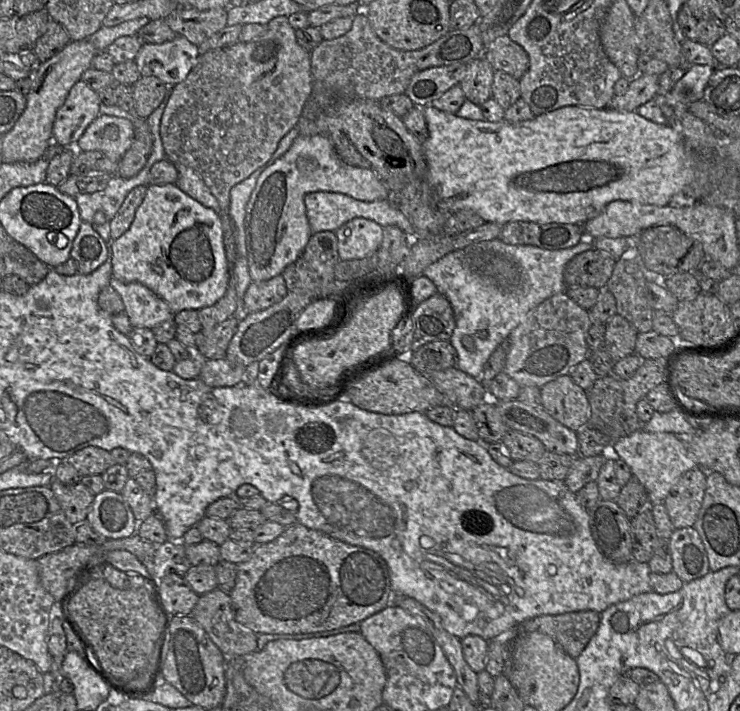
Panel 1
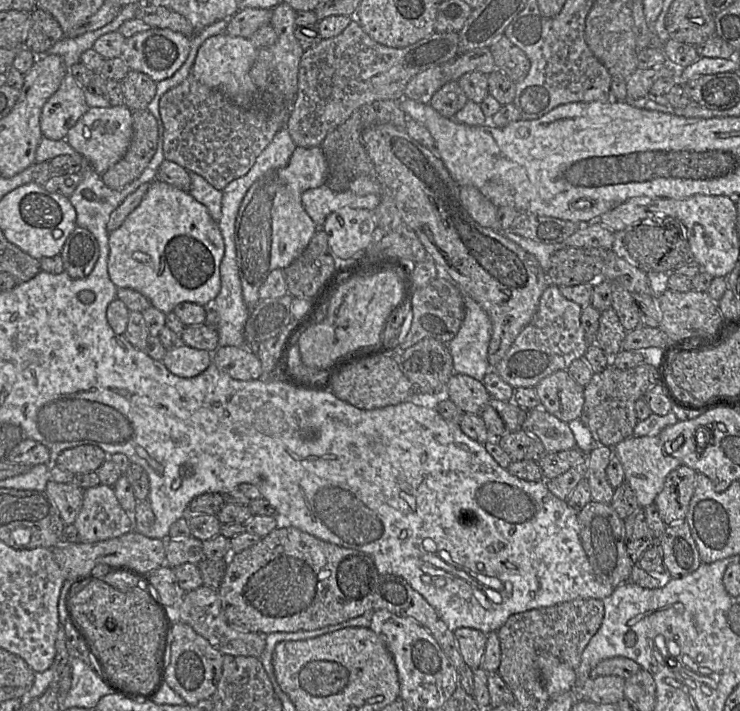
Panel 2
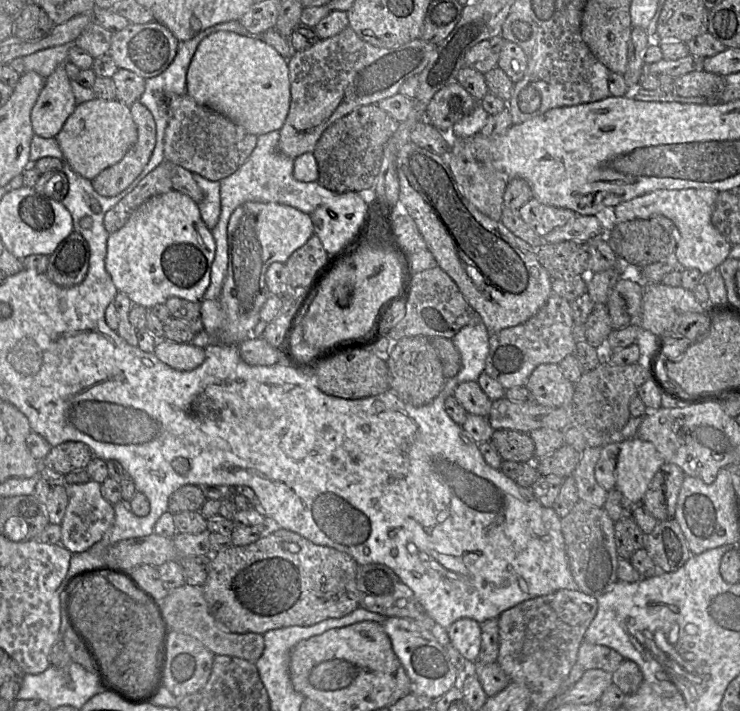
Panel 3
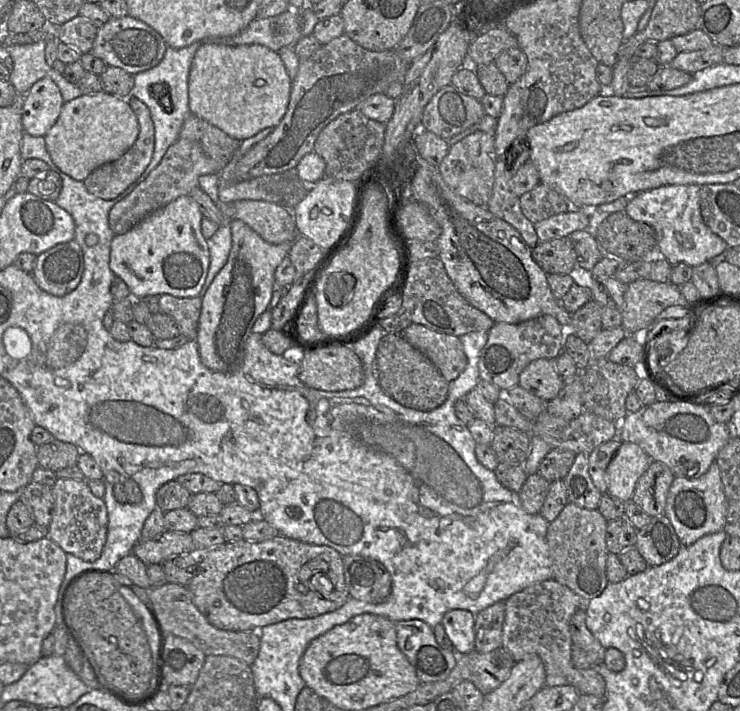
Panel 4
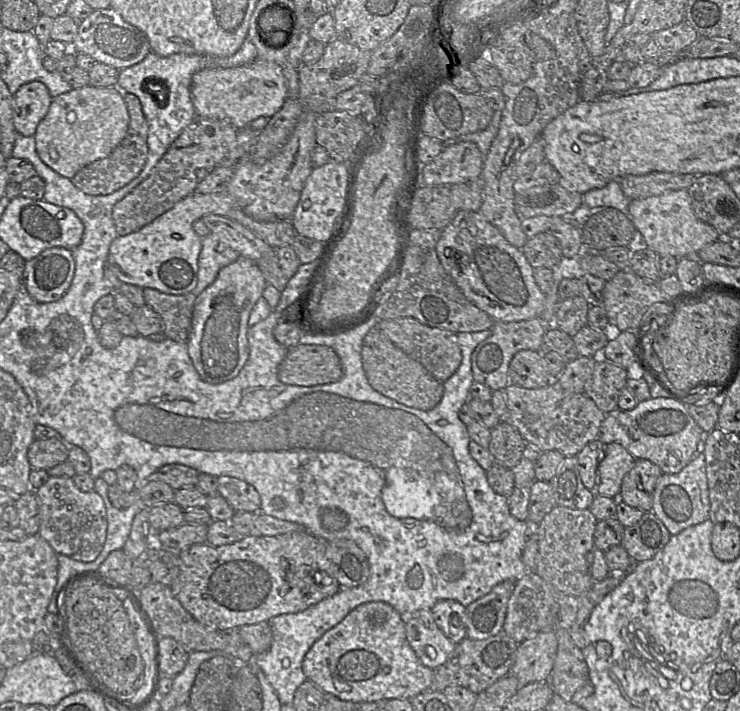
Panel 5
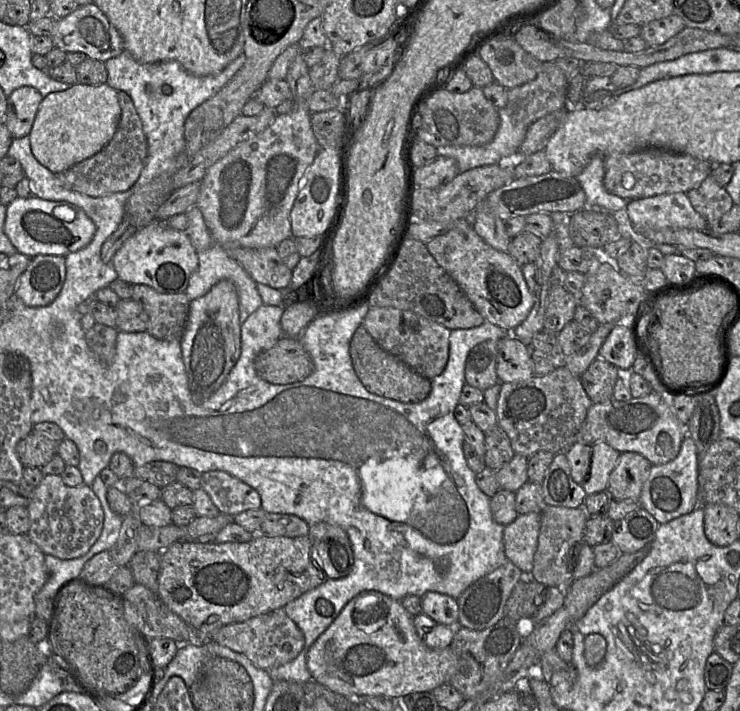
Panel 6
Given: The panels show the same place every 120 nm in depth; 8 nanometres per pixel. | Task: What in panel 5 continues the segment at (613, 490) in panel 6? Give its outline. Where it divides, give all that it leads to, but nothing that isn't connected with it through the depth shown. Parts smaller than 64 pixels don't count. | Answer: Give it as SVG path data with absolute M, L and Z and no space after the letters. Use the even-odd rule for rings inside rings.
M636 459L632 469L624 476L621 484L618 500L635 507L644 512L652 512L654 489L659 477L662 475L661 469L649 460Z

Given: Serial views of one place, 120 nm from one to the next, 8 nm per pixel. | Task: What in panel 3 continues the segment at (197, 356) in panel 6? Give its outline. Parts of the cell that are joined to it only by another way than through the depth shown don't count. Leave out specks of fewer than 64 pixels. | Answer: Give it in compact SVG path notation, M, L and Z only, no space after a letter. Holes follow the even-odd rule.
M246 202L241 206L237 207L232 213L229 223L228 223L228 270L227 275L223 283L220 296L215 300L206 300L201 301L201 320L203 323L204 330L207 331L210 335L216 338L217 342L223 345L237 345L248 339L252 335L252 331L257 323L260 321L260 310L265 304L266 300L270 297L269 290L267 288L265 277L268 267L274 262L286 263L289 257L294 251L302 247L308 239L314 235L314 226L309 214L306 214L294 207L283 205L274 202Z

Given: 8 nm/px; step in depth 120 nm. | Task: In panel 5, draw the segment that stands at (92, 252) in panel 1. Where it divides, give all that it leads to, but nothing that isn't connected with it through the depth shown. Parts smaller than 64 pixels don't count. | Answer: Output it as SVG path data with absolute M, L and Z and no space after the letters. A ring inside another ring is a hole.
M53 247L25 262L23 283L35 301L54 302L69 289L74 273L72 250Z

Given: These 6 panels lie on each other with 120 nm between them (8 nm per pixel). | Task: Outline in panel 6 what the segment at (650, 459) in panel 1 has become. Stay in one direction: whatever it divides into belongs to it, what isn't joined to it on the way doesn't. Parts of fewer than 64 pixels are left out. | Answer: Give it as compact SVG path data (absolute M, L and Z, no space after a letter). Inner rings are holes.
M605 442L592 444L592 457L588 479L582 485L587 495L607 490L611 472L614 470L620 452Z

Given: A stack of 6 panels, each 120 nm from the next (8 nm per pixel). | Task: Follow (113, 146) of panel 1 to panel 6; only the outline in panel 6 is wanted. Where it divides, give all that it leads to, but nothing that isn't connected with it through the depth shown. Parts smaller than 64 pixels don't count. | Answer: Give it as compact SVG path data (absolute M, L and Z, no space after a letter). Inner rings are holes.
M75 83L67 90L52 92L41 101L29 133L36 160L59 173L95 155L112 139L121 116L117 90L108 84Z

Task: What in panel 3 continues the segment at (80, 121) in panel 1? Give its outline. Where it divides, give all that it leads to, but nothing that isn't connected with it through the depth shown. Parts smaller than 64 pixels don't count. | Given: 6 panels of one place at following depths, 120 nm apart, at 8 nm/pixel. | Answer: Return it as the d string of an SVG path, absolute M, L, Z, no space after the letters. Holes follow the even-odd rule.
M64 64L59 65L45 81L31 111L35 135L55 138L77 106Z

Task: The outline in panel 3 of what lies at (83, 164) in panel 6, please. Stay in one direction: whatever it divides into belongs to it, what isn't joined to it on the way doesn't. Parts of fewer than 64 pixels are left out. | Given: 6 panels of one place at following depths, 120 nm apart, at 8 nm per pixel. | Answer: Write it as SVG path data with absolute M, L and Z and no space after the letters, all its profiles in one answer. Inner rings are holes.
M140 101L134 102L130 110L137 127L136 143L118 163L91 180L96 193L104 197L124 191L147 165L156 145L156 122L150 110Z

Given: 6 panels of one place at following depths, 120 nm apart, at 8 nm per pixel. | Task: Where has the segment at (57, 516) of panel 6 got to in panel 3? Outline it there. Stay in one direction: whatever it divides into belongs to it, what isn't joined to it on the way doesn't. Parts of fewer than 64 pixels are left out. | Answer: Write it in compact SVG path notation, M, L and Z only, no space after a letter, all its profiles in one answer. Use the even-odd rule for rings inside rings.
M89 480L86 483L66 484L68 505L61 526L61 544L71 553L81 553L99 542L113 525L114 505L101 492L101 483Z

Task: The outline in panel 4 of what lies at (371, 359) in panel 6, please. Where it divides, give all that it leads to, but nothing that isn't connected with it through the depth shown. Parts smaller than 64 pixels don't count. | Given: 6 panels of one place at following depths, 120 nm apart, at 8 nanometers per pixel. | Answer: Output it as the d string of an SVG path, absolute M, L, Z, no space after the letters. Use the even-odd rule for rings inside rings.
M386 333L376 352L377 379L383 391L401 405L430 411L442 405L448 394L448 383L434 364L401 334Z

